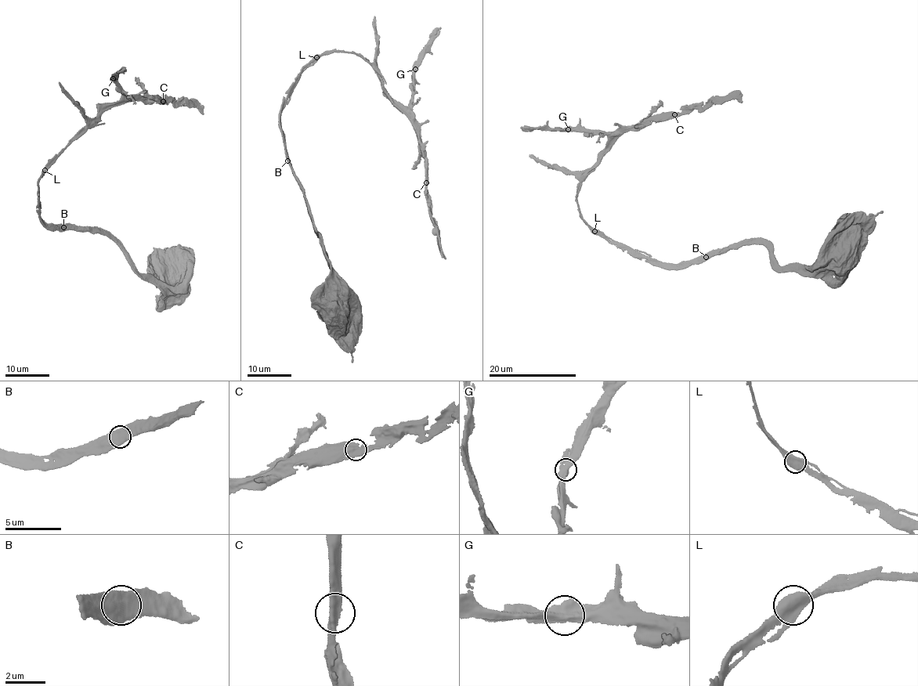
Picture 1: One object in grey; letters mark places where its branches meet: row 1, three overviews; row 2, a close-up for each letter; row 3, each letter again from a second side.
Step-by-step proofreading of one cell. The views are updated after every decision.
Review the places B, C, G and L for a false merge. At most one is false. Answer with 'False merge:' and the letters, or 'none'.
False merge: none

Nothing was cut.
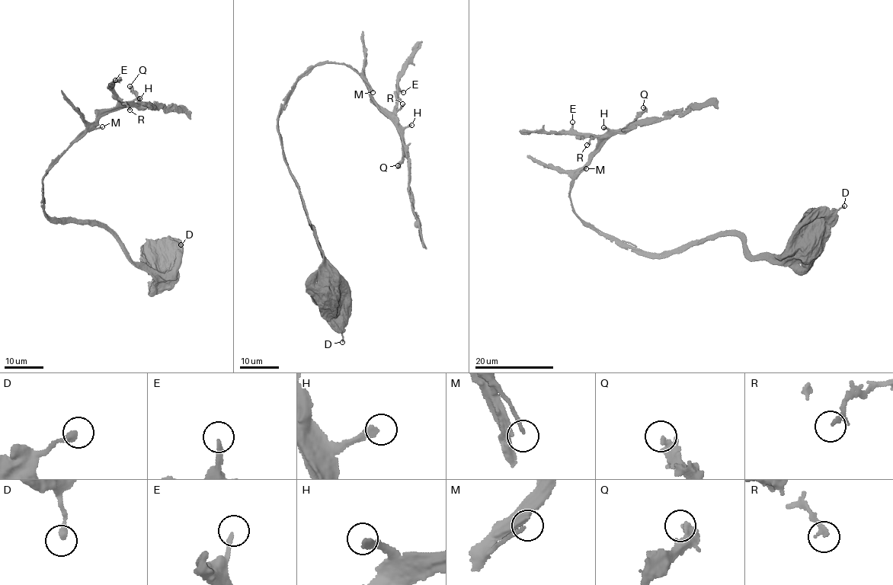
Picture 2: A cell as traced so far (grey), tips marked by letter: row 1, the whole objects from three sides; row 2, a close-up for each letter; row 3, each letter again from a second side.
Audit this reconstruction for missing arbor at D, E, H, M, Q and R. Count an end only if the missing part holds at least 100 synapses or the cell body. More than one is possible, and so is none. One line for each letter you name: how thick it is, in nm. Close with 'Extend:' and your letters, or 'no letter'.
Extend: no letter

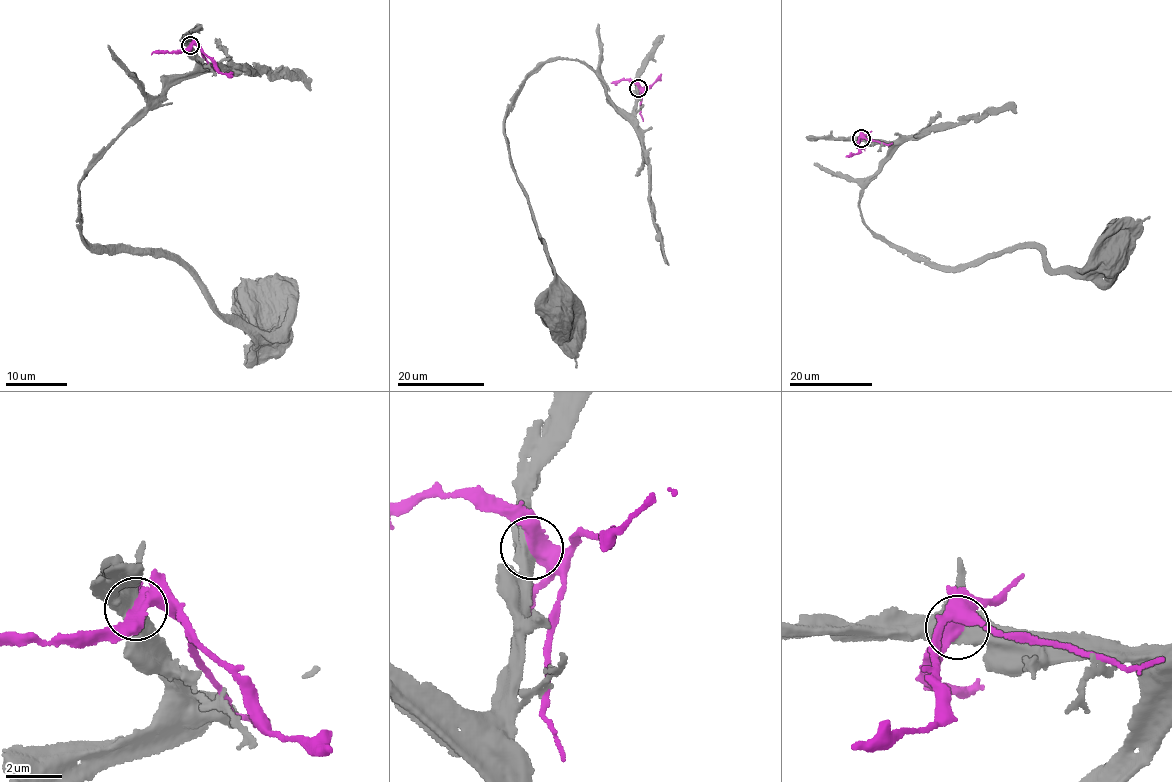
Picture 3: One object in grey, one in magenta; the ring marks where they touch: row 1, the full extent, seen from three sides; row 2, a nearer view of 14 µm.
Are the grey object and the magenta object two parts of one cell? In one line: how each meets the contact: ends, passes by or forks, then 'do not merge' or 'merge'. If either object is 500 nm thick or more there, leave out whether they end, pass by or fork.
do not merge

